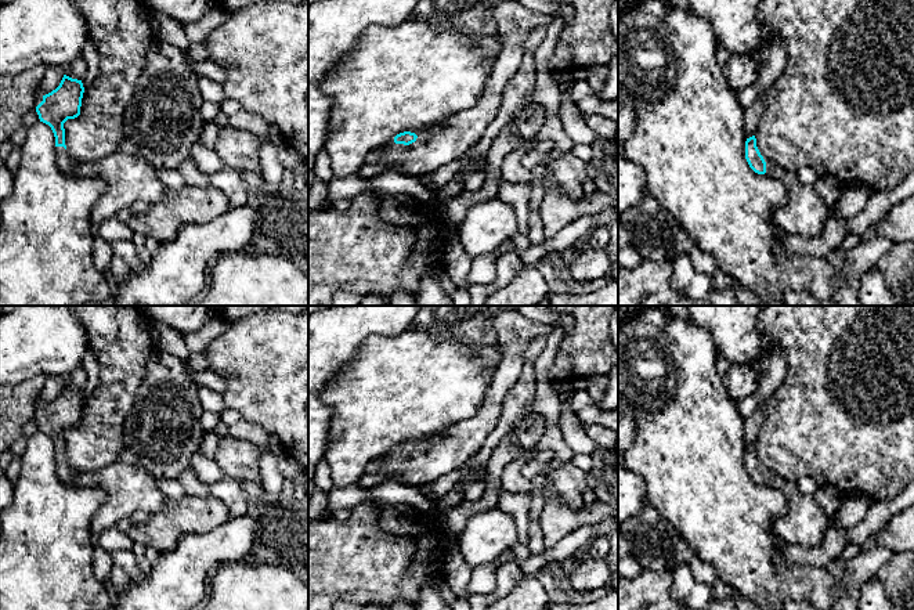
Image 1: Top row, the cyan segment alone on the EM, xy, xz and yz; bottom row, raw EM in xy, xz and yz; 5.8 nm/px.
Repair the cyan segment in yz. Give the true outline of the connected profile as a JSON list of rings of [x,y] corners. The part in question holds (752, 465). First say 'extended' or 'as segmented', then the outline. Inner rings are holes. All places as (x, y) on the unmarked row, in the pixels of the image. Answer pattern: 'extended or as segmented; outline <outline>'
extended; outline [[[755,445],[745,451],[745,469],[755,483],[767,483],[787,498],[787,512],[774,519],[774,535],[784,544],[803,548],[820,546],[828,531],[831,517],[826,515],[814,497],[801,492],[795,481],[766,472],[756,456]]]

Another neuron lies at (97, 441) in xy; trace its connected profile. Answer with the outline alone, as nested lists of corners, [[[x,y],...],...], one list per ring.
[[[133,306],[73,307],[98,362],[100,382],[83,403],[80,425],[64,433],[65,455],[71,472],[93,473],[119,461],[120,452],[127,448],[123,438],[123,425],[131,412],[147,362],[156,350],[151,336],[153,322],[144,311]]]

